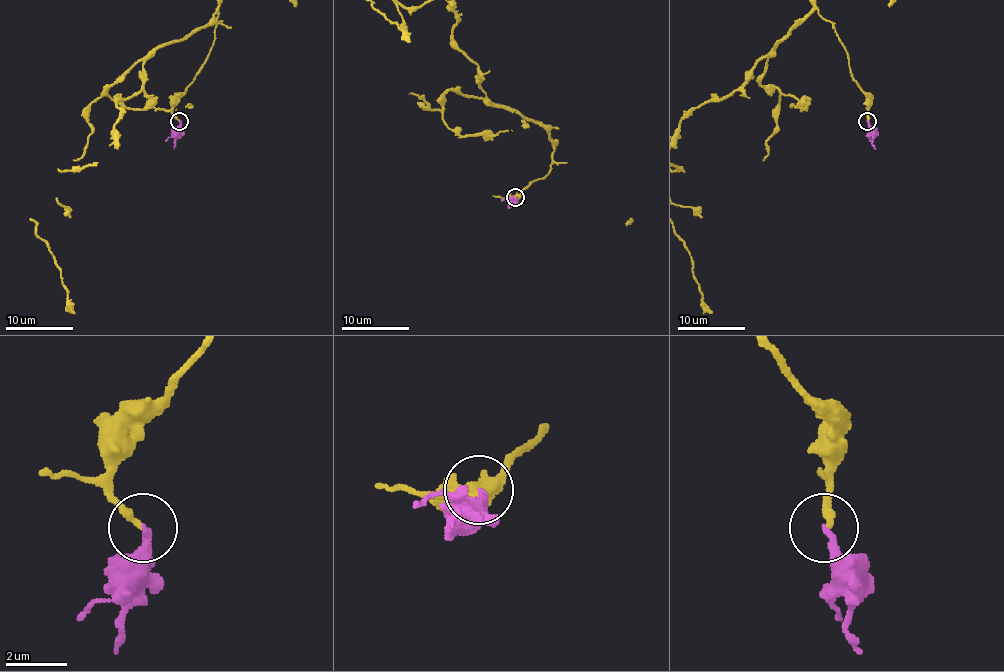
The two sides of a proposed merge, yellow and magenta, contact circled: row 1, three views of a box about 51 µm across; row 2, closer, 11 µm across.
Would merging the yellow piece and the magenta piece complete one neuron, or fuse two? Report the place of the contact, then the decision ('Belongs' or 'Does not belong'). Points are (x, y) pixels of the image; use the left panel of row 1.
Place: (179, 121). Belongs

